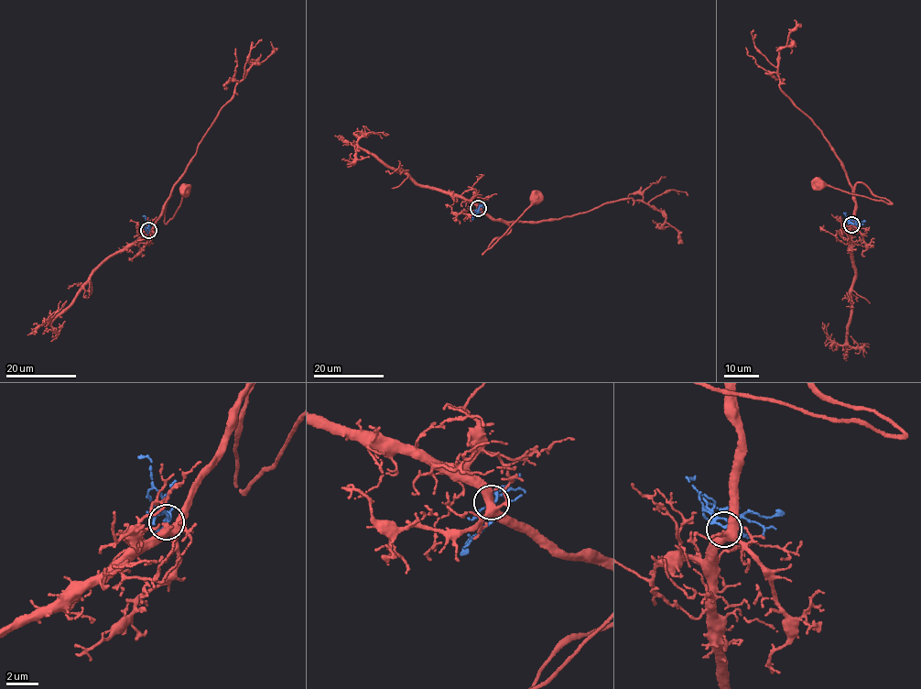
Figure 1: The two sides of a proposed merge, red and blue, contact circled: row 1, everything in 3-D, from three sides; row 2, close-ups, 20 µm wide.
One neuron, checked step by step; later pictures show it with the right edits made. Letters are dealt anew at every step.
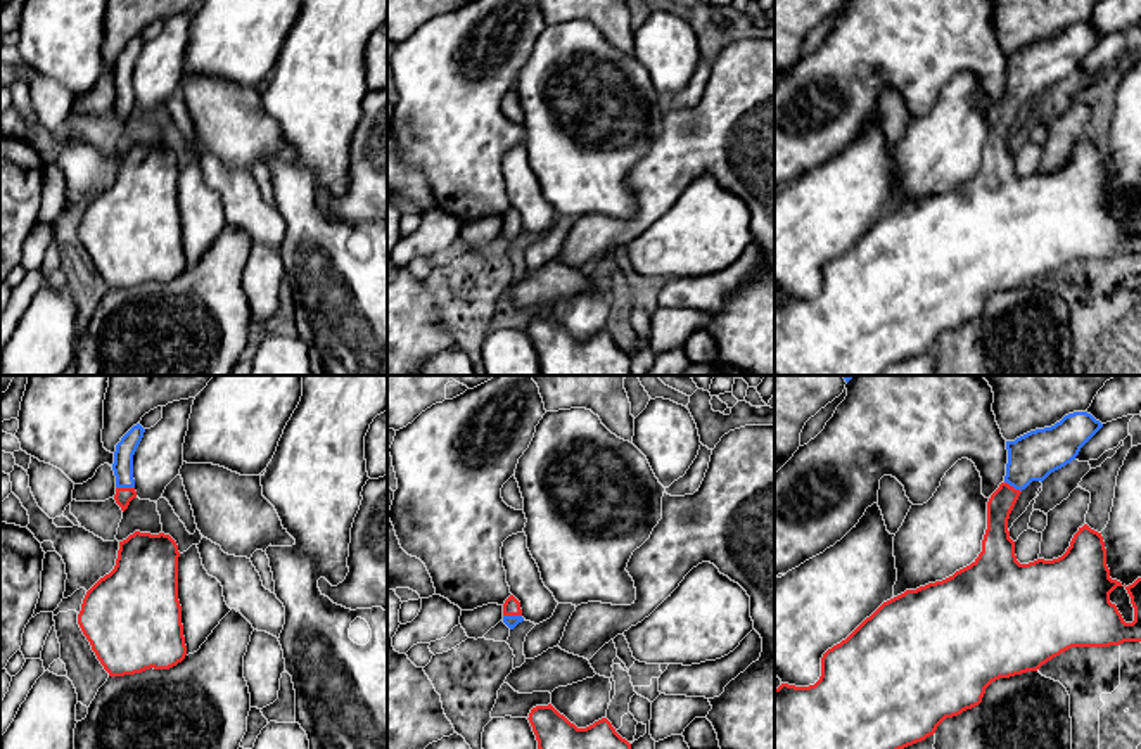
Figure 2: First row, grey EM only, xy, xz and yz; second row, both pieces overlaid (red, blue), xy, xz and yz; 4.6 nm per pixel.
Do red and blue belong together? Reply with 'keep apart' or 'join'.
join

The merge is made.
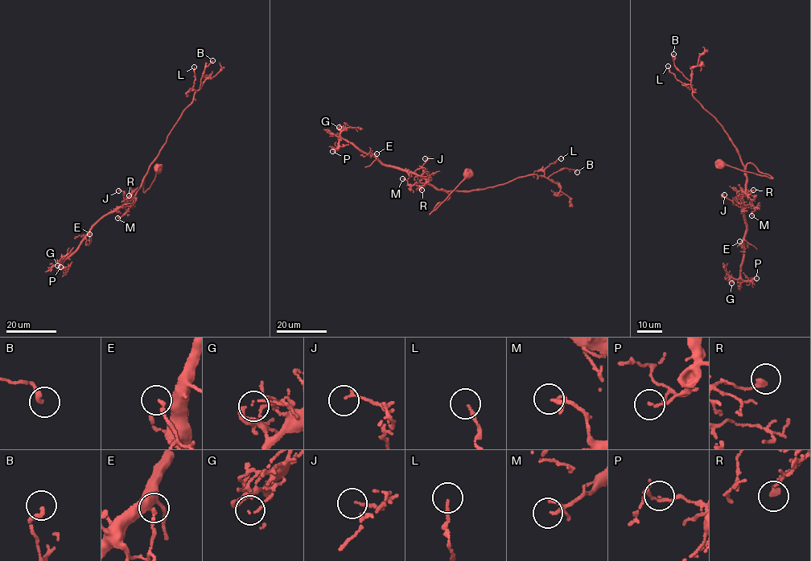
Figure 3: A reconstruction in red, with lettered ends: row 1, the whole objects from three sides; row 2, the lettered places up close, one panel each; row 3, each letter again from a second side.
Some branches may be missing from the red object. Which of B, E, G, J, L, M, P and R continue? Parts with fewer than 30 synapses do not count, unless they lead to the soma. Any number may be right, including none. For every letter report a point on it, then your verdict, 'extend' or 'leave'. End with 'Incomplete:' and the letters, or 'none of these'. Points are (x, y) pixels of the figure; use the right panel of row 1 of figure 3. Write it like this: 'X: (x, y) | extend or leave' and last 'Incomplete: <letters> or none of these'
B: (673, 54) | leave
E: (739, 241) | leave
G: (731, 283) | leave
J: (724, 194) | leave
L: (668, 66) | leave
M: (751, 215) | leave
P: (756, 278) | leave
R: (753, 190) | leave
Incomplete: none of these

